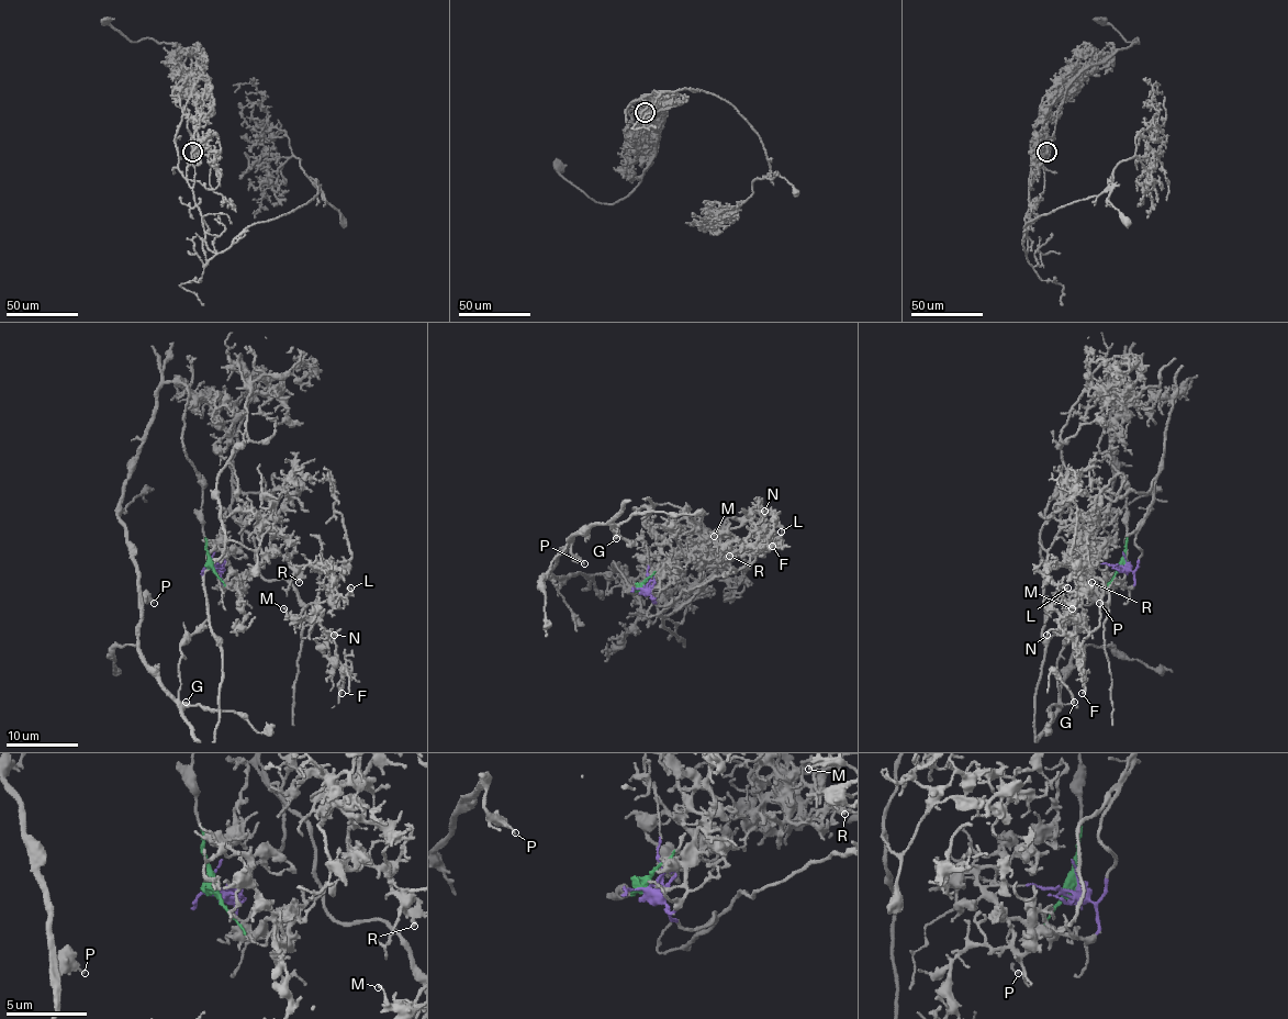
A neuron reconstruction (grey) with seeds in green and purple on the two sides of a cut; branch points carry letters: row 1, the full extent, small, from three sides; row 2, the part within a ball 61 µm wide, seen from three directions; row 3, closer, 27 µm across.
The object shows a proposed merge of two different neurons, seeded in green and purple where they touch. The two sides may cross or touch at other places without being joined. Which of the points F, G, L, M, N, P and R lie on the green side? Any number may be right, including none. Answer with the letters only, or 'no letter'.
G, P

